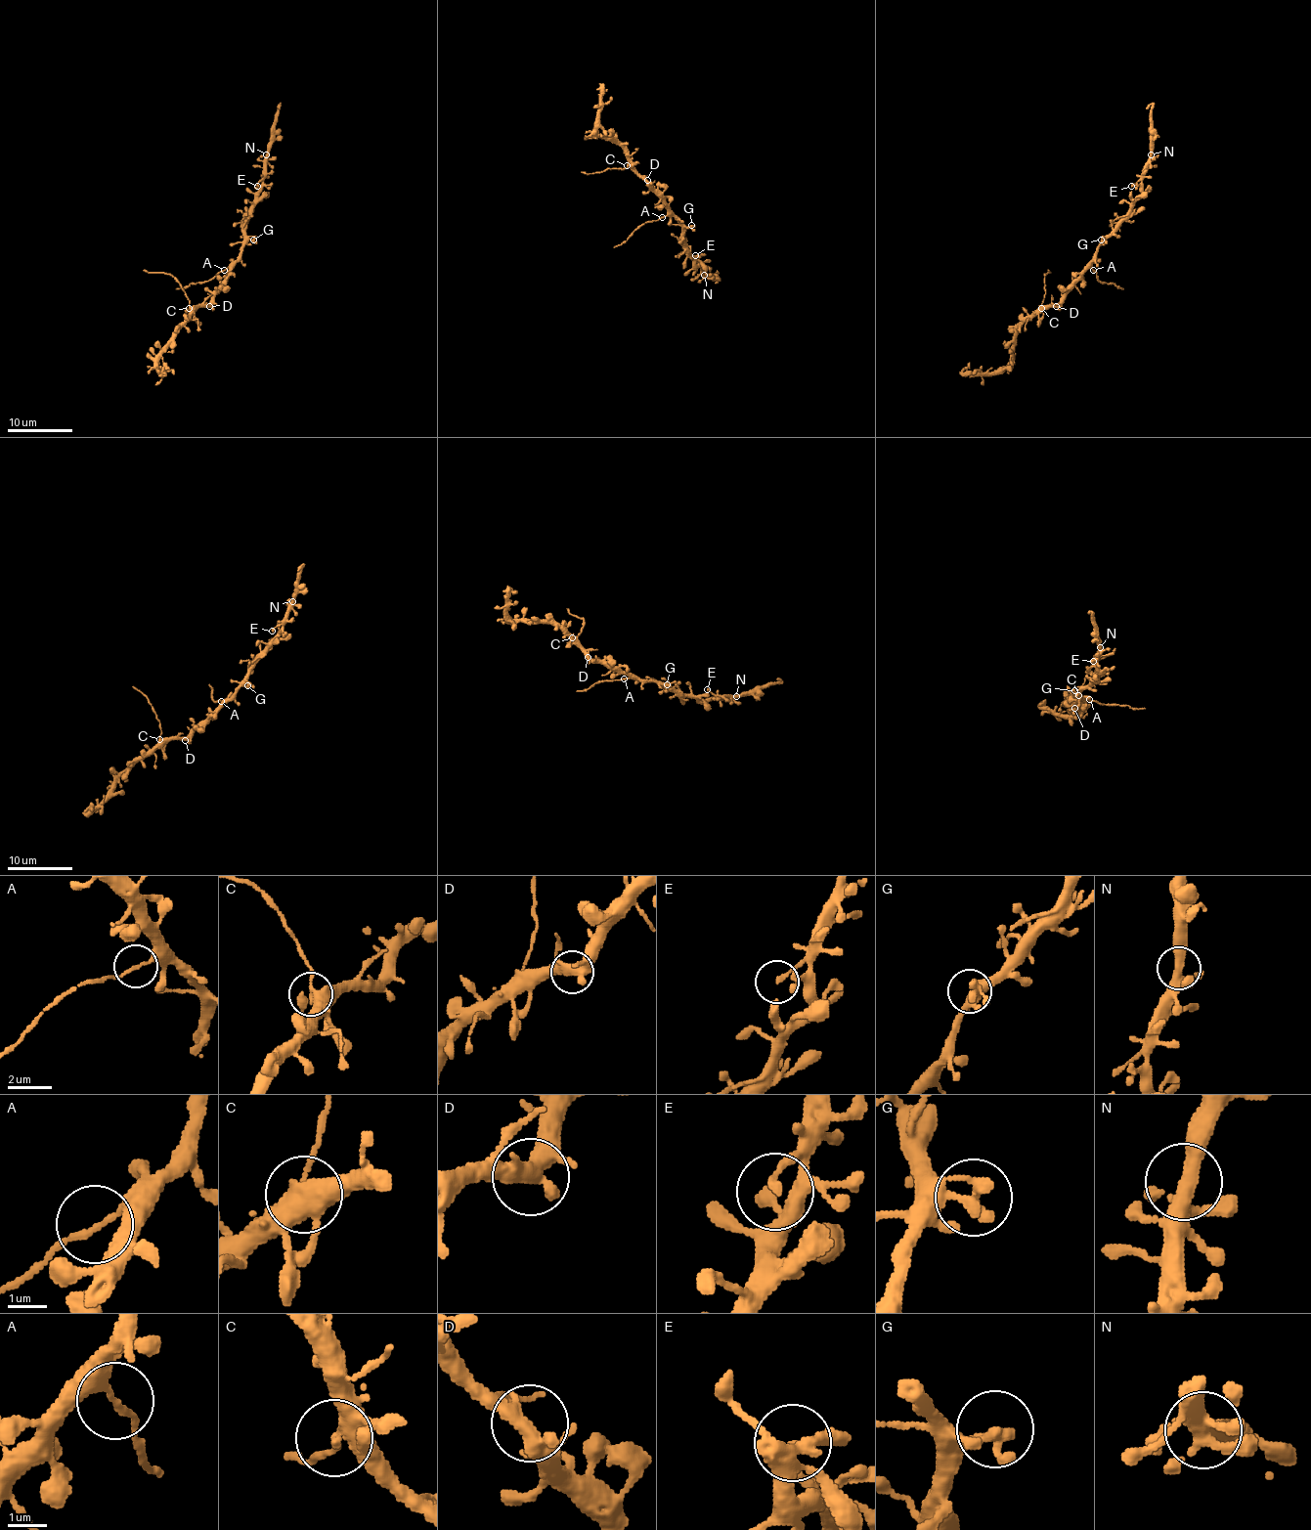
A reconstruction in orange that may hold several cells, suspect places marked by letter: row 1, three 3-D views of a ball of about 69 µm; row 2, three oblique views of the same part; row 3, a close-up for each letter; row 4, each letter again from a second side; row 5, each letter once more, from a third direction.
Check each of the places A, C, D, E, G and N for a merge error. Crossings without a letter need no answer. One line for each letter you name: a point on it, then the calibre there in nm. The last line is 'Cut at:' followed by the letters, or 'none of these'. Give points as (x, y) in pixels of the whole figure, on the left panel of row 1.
A: (224, 270) | 140 nm
C: (189, 308) | 360 nm
Cut at: A, C

